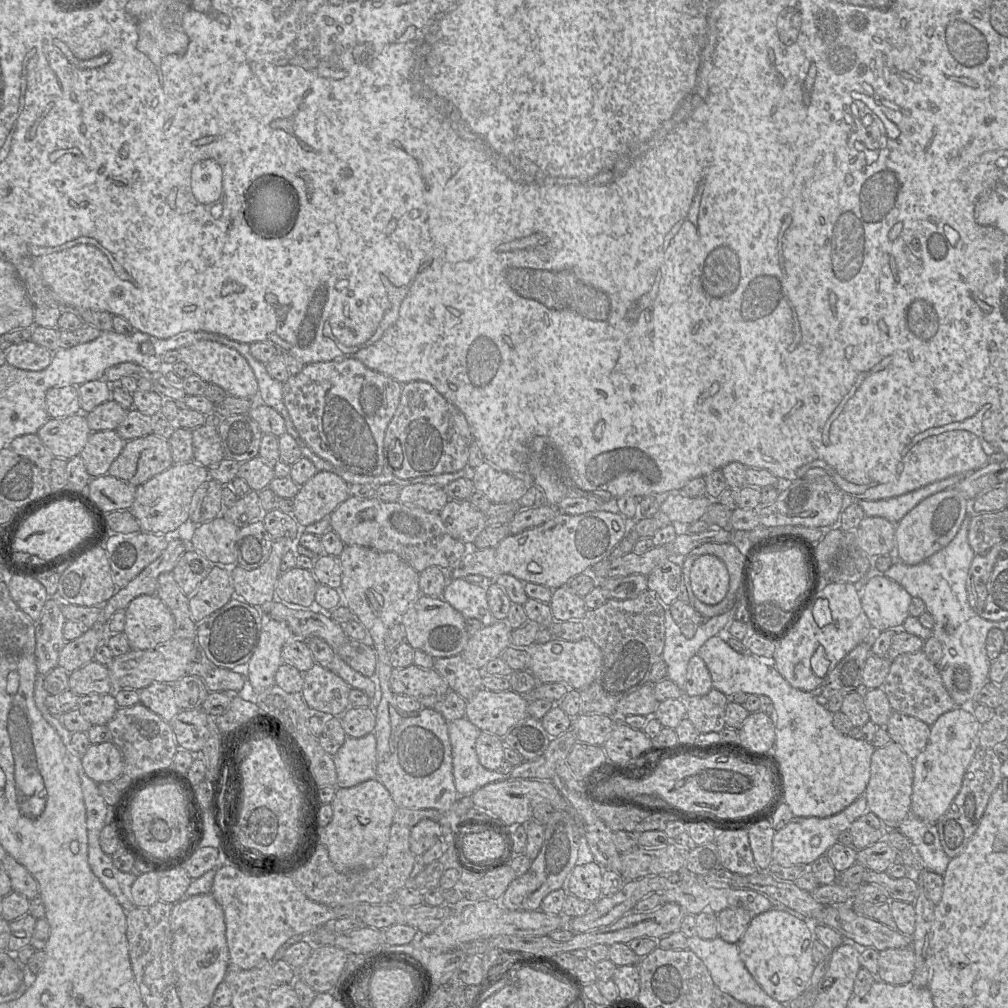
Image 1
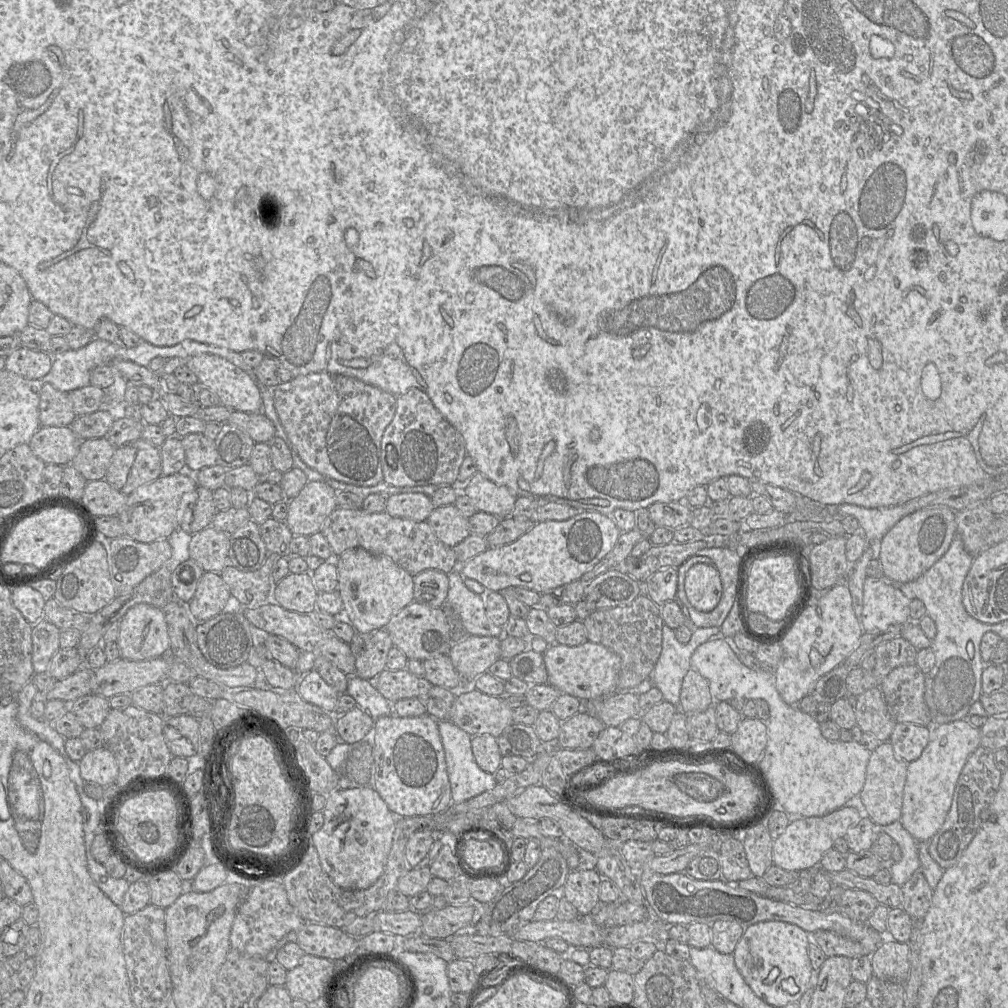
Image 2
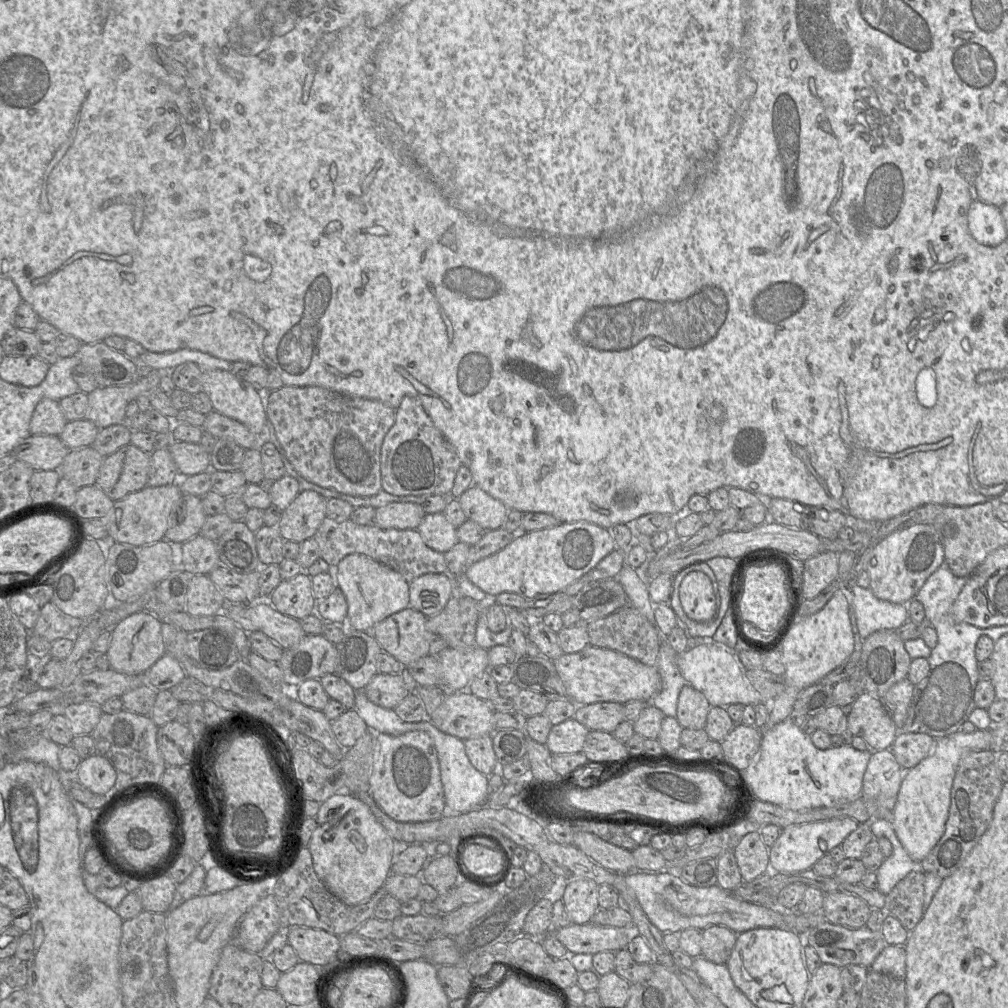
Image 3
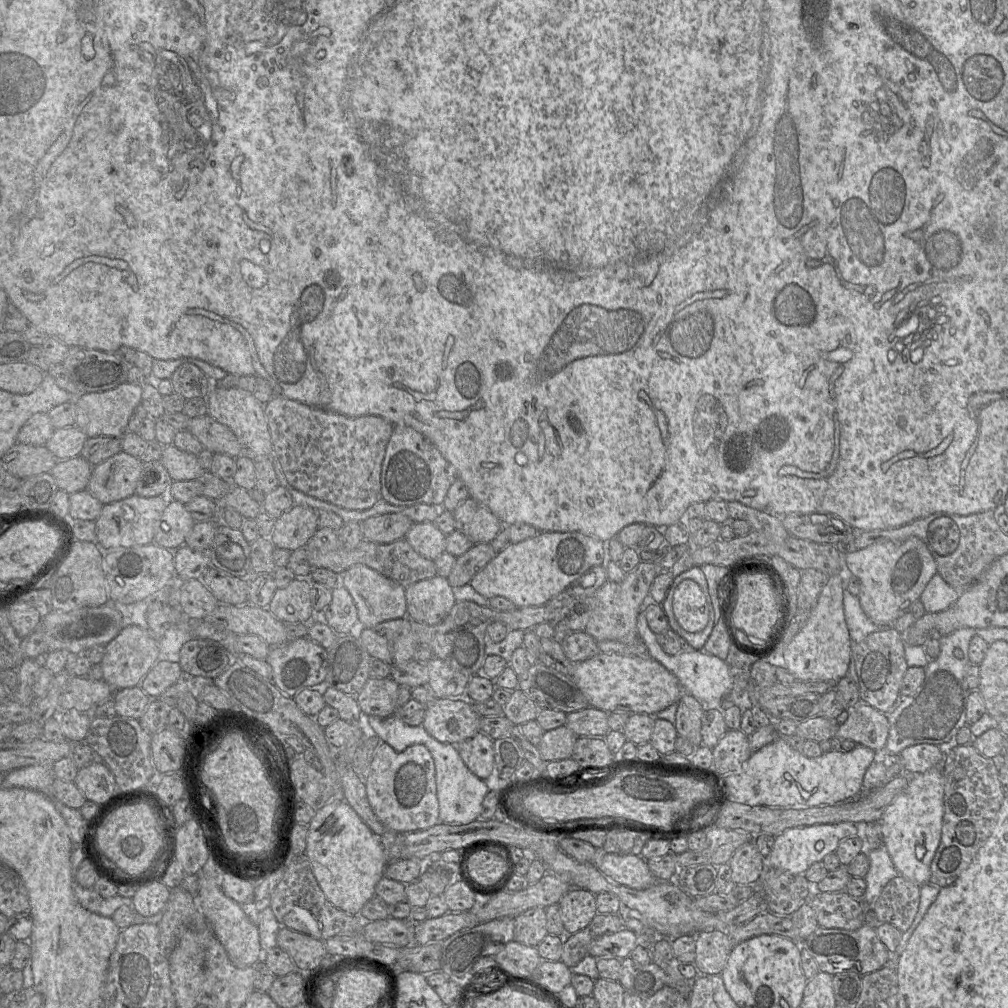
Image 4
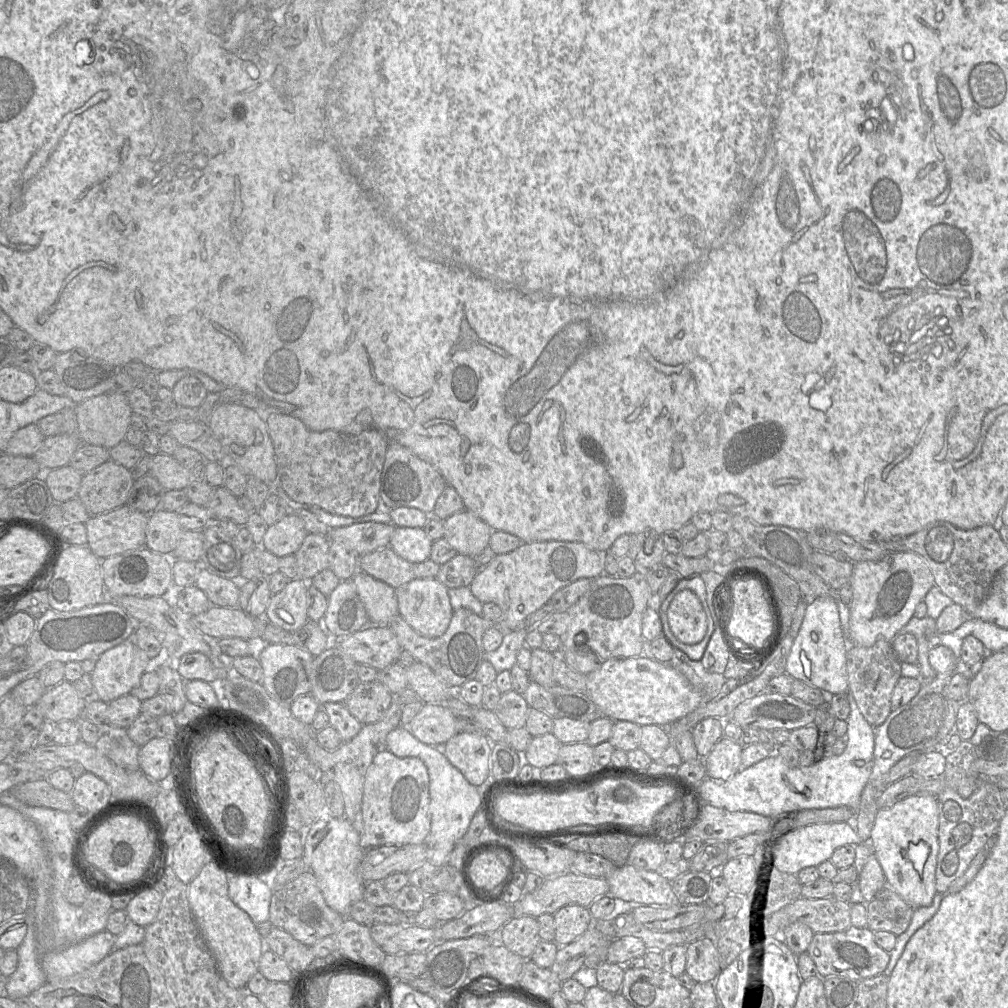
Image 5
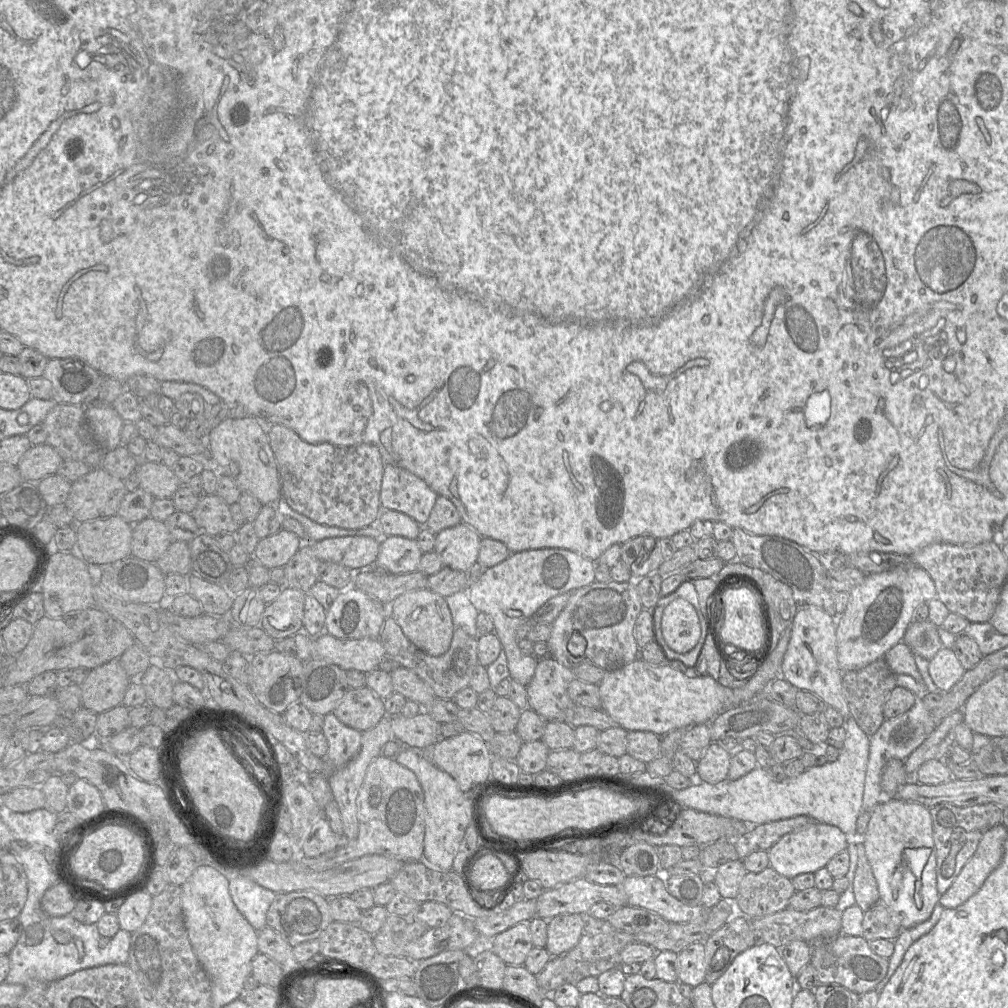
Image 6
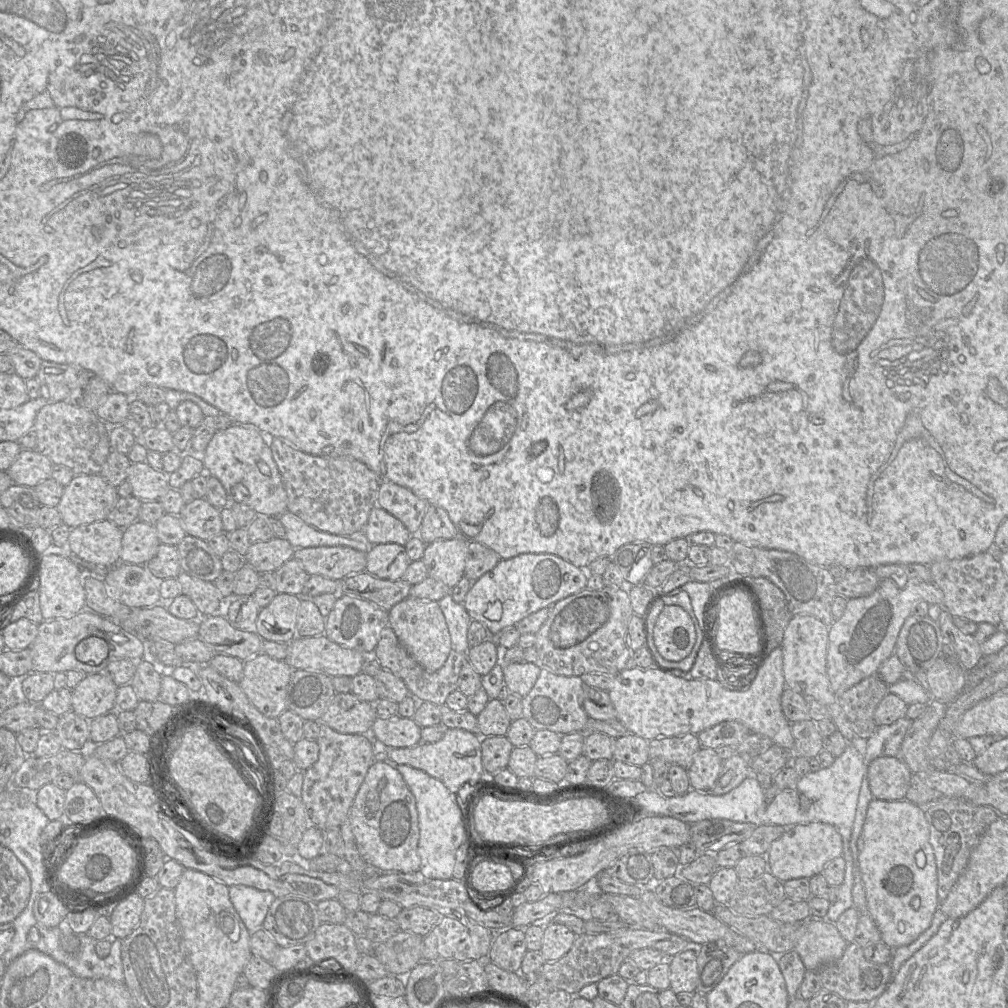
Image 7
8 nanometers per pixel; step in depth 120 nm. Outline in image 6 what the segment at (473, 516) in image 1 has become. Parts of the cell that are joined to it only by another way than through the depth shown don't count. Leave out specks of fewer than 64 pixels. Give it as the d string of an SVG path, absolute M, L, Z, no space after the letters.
M387 536L380 541L374 567L391 574L417 571L423 553L416 539Z

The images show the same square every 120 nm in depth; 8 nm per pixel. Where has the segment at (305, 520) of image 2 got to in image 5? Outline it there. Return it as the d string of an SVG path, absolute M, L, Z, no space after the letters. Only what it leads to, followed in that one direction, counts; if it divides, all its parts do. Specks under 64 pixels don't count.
M287 514L268 526L260 546L278 558L294 555L307 534L304 521L296 514Z

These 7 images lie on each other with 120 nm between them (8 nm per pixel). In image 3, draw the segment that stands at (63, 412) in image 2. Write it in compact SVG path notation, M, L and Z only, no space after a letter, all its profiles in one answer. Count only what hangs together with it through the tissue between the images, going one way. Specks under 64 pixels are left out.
M43 398L38 402L32 414L30 434L59 436L67 422L59 401Z

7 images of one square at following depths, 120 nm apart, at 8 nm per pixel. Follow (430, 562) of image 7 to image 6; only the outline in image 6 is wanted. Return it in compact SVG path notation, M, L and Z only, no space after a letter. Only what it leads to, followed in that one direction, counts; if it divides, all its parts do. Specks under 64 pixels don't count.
M459 523L436 534L434 550L444 567L468 571L478 559L482 536L466 523Z

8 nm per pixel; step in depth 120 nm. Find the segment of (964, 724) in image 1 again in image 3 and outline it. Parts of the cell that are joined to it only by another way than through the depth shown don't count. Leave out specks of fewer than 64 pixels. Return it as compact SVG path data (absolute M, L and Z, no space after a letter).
M989 729L972 733L957 731L937 738L933 753L907 771L894 807L891 821L895 833L908 855L921 862L942 837L949 815L951 790L958 764L968 752L990 750L992 734Z

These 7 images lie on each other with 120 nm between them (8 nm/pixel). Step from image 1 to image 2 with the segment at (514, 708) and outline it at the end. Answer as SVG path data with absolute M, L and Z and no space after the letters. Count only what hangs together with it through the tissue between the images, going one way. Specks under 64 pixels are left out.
M464 682L463 688L454 692L456 692L456 698L450 710L450 717L448 720L453 722L471 736L490 734L497 738L508 726L513 723L513 709L507 705L504 696L487 695L475 689L473 687L473 682Z

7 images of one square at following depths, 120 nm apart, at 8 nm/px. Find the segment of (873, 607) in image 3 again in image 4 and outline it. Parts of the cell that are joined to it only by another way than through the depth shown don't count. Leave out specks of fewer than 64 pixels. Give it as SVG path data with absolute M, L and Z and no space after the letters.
M844 590L843 606L846 624L852 643L858 643L867 635L881 629L863 611L858 596Z

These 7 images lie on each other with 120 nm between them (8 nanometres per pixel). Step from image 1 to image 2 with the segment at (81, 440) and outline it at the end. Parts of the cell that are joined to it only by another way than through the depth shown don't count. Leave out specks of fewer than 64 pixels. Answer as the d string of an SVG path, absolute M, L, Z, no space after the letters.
M46 426L32 436L29 446L45 464L70 465L79 451L81 440L69 426Z

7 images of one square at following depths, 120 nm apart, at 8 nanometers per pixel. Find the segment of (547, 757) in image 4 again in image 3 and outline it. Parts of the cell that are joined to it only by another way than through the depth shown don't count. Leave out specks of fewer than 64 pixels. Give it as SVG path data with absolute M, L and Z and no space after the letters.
M571 718L552 726L545 745L553 755L582 752L589 731Z

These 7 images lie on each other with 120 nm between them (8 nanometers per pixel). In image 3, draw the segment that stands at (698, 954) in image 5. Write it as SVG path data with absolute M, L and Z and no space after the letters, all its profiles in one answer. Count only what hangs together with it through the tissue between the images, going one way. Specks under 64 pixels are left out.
M723 925L702 930L701 956L716 963L726 964L737 940L737 933Z

